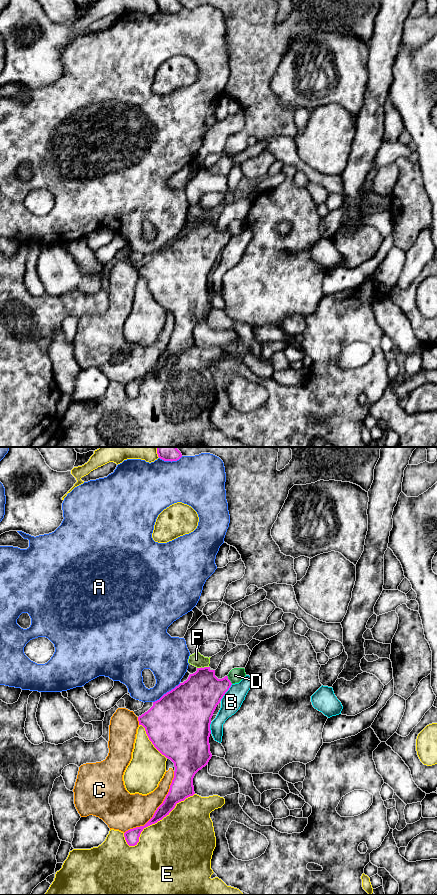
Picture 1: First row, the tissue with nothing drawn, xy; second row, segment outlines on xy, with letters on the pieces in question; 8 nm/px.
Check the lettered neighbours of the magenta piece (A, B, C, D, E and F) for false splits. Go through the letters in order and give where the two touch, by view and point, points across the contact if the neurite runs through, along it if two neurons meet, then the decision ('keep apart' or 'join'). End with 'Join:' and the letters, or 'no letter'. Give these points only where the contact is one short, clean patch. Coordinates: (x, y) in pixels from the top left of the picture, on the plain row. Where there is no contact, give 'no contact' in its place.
A: xy (167, 244) | keep apart
B: xy (226, 243) | keep apart
C: xy (157, 360) | keep apart
D: xy (228, 231) | along xy (227, 227), (227, 230), (232, 235) | keep apart
E: xy (157, 373) | keep apart
F: xy (201, 219) | keep apart
Join: no letter

